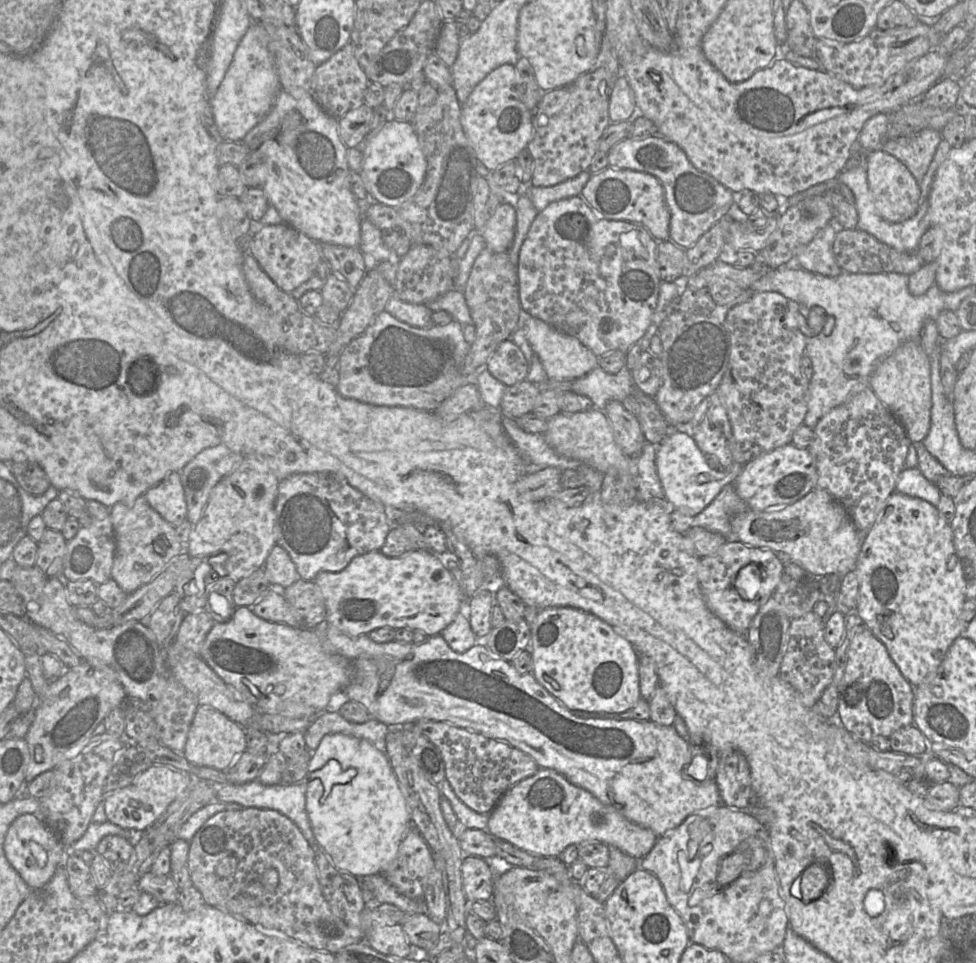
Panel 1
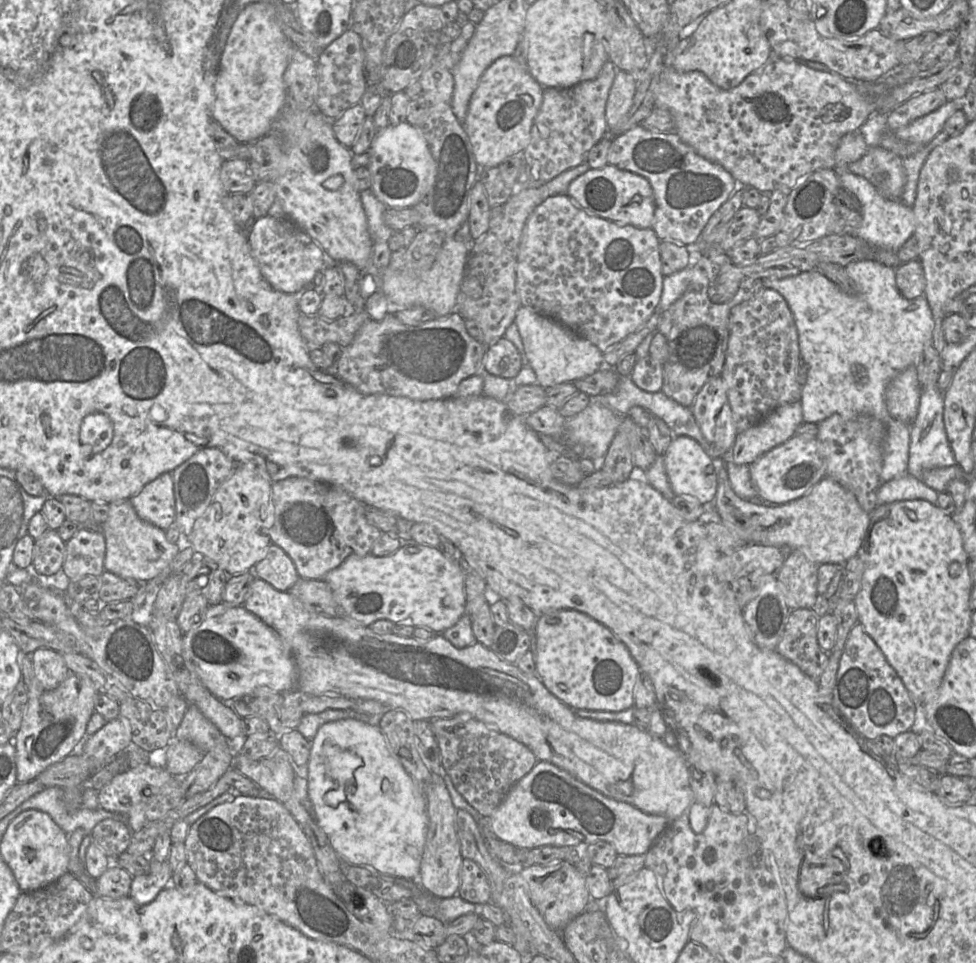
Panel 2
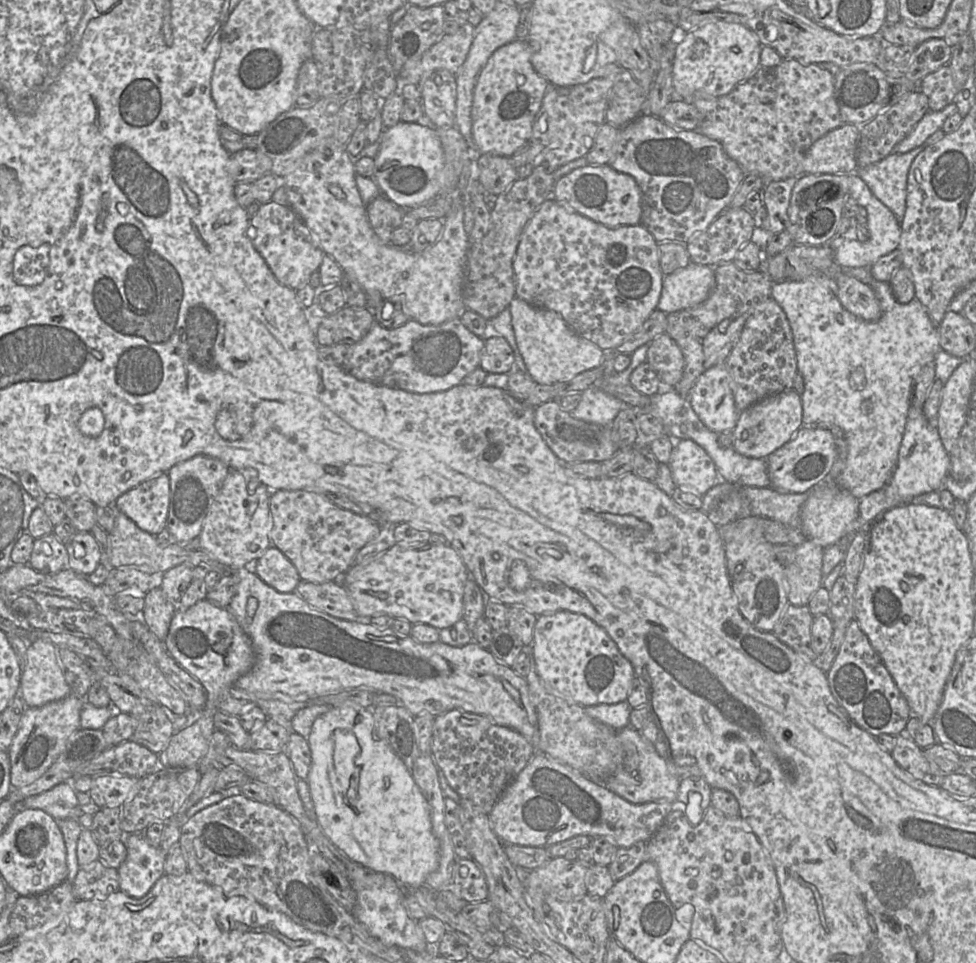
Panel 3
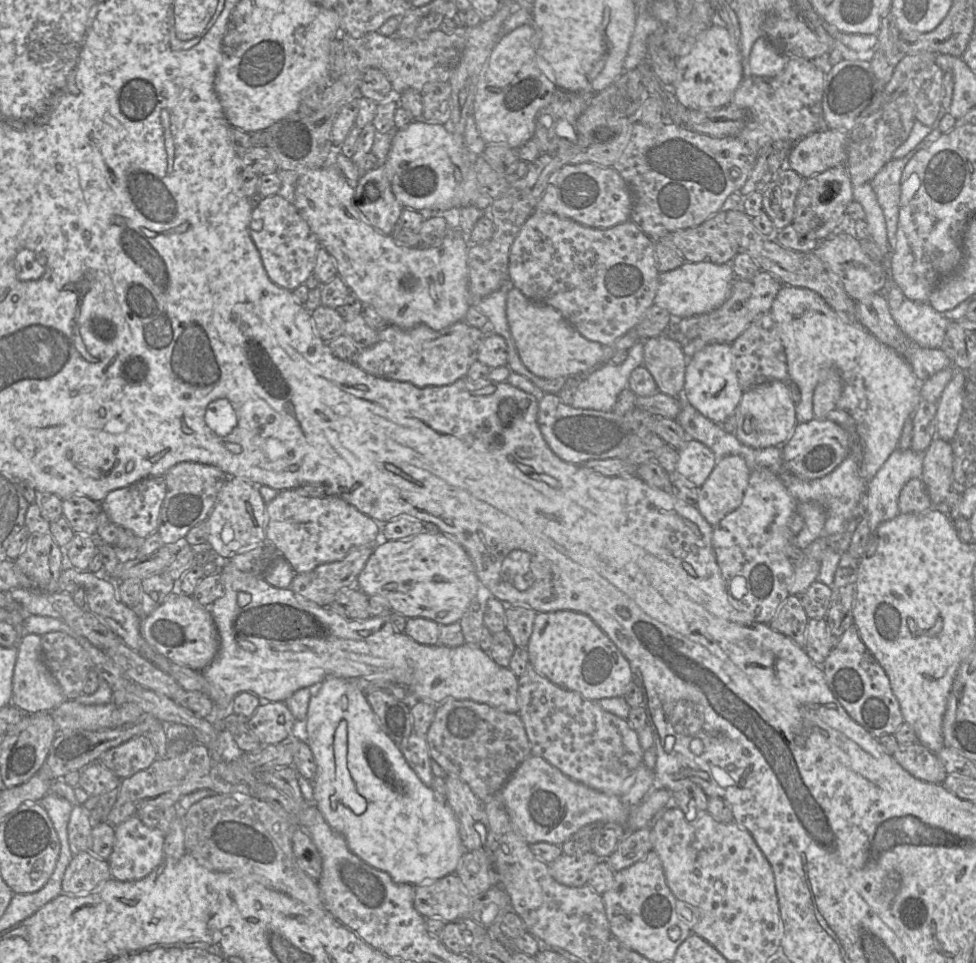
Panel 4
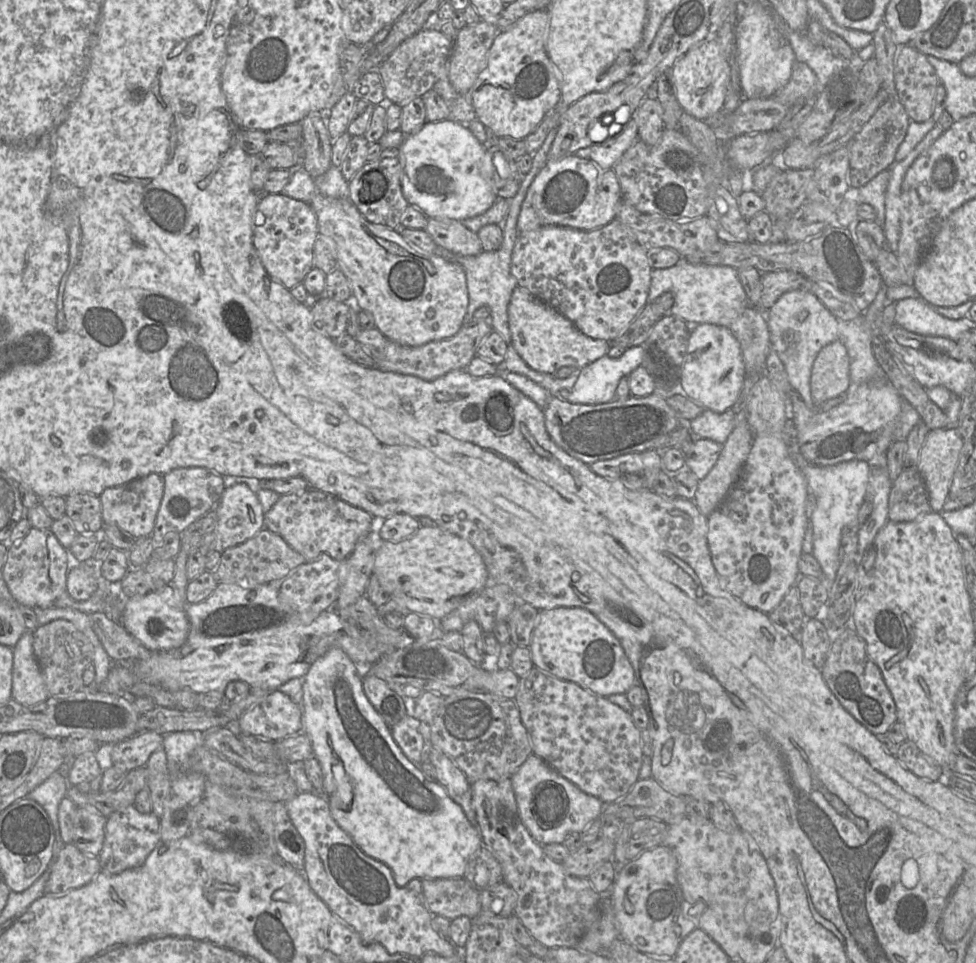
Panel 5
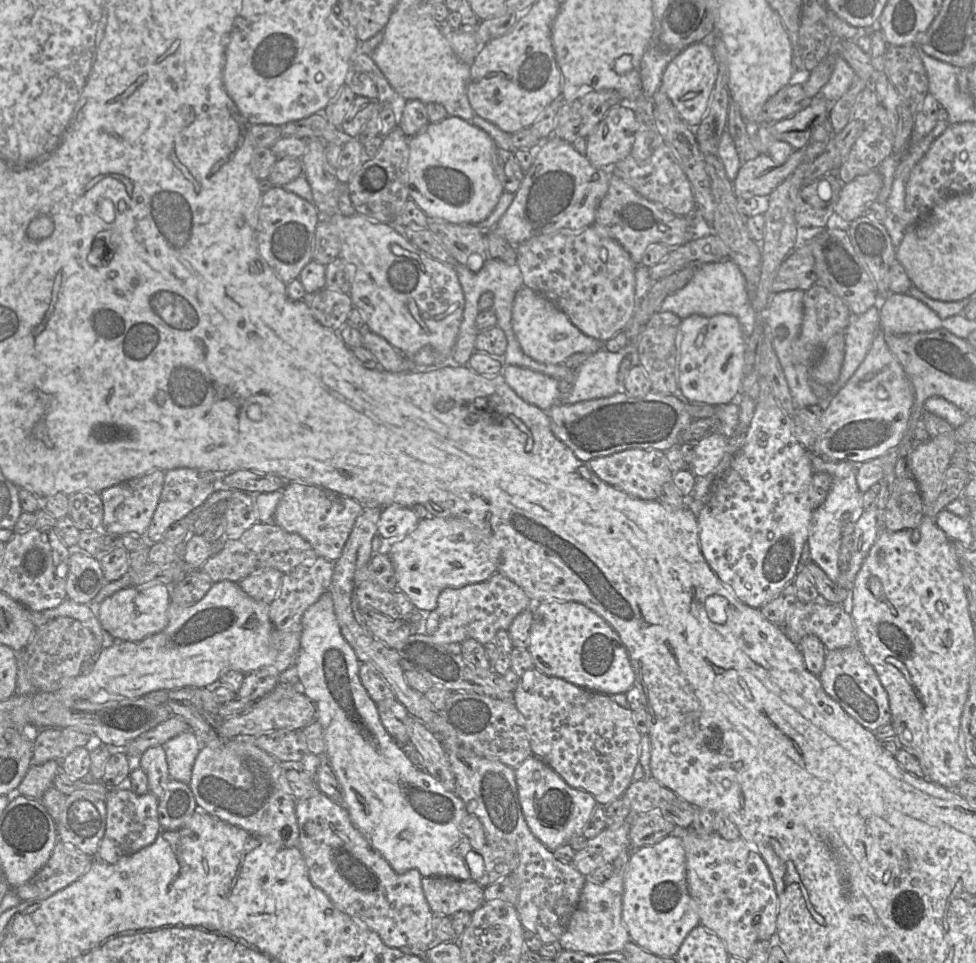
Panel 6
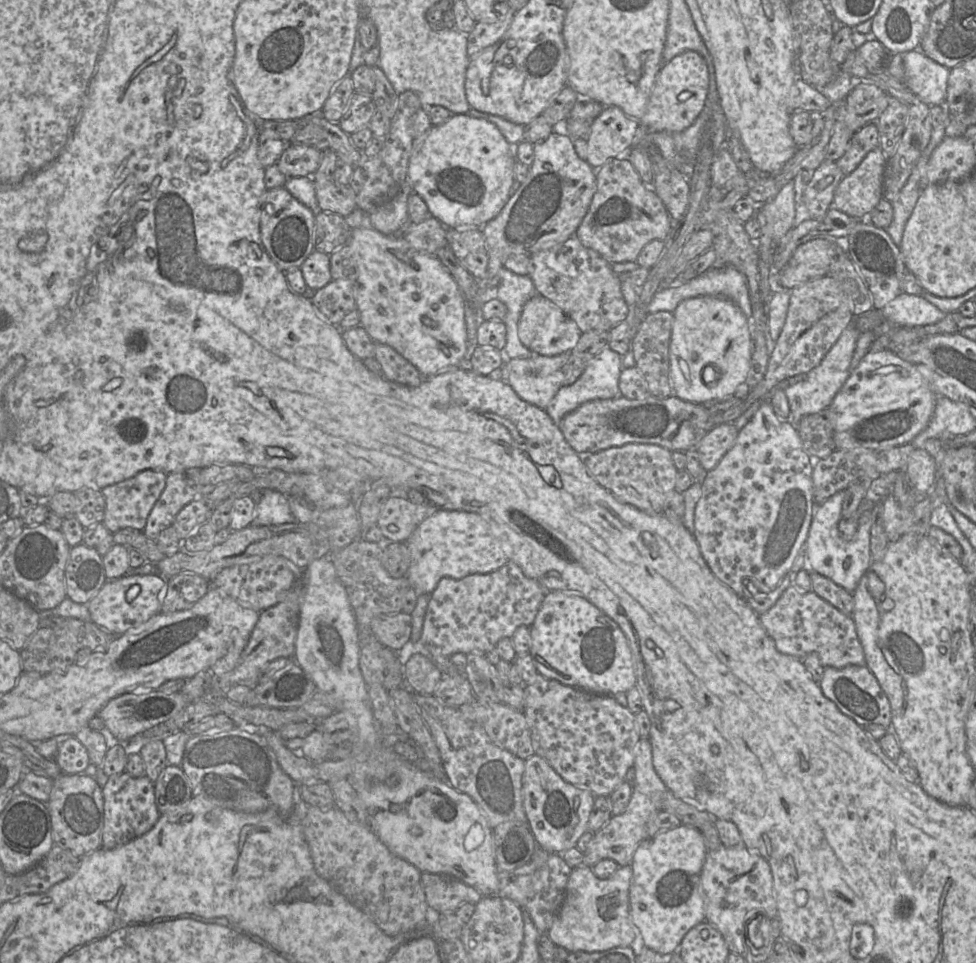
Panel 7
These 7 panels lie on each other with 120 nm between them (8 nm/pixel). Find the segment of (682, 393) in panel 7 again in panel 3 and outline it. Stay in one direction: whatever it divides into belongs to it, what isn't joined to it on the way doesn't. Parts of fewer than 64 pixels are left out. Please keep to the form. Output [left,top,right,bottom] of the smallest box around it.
[689,364,739,435]

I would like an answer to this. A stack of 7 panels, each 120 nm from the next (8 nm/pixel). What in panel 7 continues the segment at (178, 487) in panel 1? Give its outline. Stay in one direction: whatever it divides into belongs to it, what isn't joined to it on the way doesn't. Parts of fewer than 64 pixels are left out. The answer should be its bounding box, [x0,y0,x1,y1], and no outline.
[101,469,167,534]

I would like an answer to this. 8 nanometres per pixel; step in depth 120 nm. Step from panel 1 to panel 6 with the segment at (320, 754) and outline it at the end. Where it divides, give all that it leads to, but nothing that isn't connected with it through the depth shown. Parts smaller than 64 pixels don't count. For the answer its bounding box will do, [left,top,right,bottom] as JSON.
[295,591,487,883]

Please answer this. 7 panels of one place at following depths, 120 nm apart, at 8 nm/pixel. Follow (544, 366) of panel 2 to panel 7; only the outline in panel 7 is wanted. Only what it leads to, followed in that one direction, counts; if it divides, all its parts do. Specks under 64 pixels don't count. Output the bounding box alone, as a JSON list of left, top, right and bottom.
[518,293,582,356]

